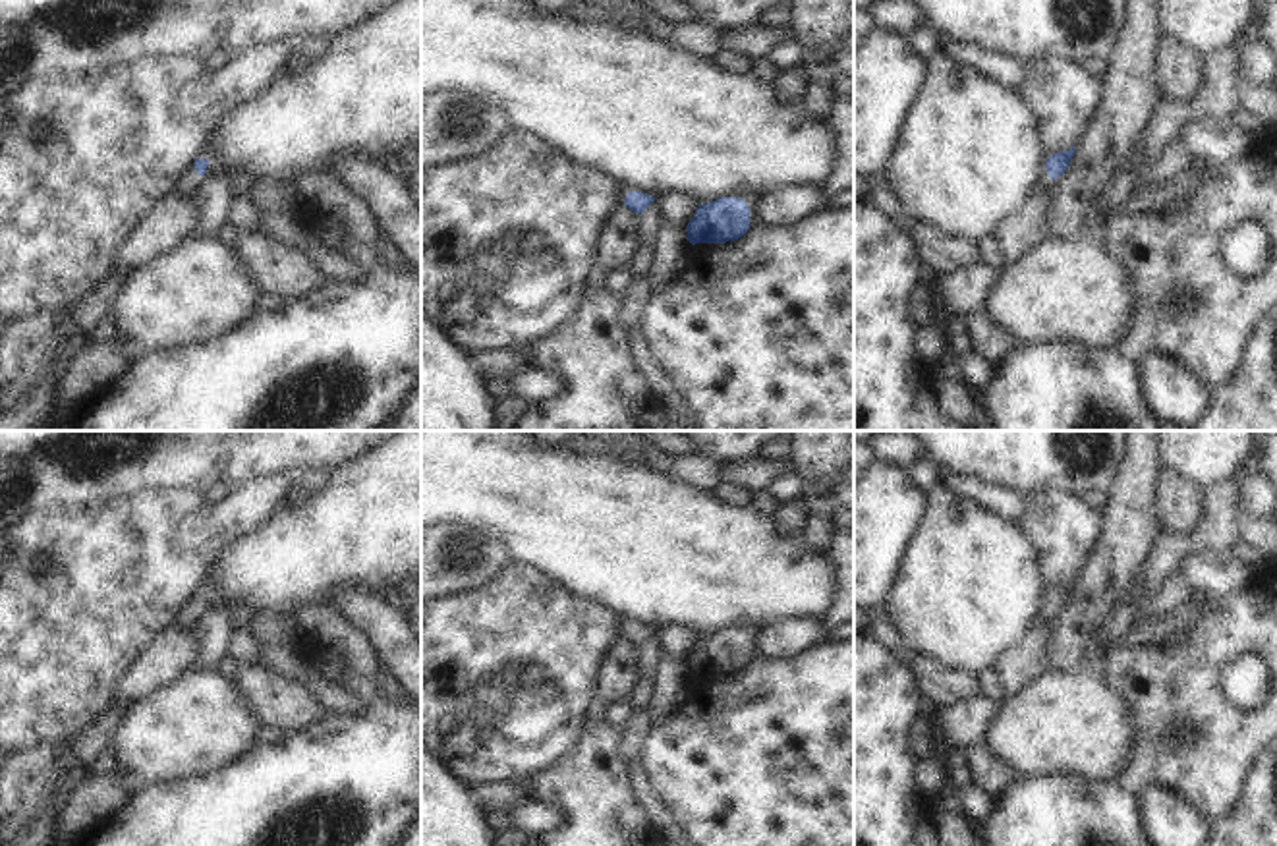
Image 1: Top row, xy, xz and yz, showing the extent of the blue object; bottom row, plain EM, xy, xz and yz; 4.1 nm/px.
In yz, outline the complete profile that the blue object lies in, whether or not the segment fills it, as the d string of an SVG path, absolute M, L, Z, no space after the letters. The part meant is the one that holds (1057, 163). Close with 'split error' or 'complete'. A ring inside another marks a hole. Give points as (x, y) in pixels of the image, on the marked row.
M1072 147L1070 151L1055 153L1047 158L1045 170L1051 180L1057 180L1061 174L1066 172L1066 168L1074 156L1074 151L1076 151L1076 147Z; complete

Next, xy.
M197 158L193 162L191 168L187 168L174 183L172 187L172 195L176 197L187 197L187 195L193 195L195 191L195 185L197 185L197 178L199 176L205 176L207 172L207 166L209 166L209 160L207 158Z; split error

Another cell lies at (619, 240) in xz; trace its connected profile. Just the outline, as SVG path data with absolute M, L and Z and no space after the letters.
M620 203L599 234L597 267L605 272L626 268L639 243L638 214Z

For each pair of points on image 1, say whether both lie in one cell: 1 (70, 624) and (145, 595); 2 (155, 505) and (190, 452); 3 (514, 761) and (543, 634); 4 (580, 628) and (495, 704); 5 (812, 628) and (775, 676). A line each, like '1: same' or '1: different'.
1: same
2: different
3: same
4: same
5: different

